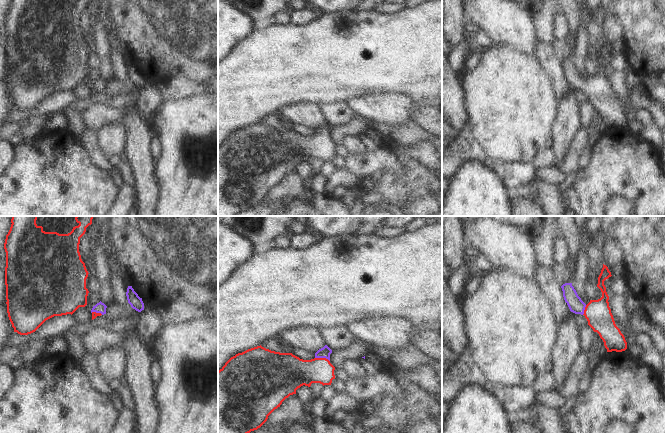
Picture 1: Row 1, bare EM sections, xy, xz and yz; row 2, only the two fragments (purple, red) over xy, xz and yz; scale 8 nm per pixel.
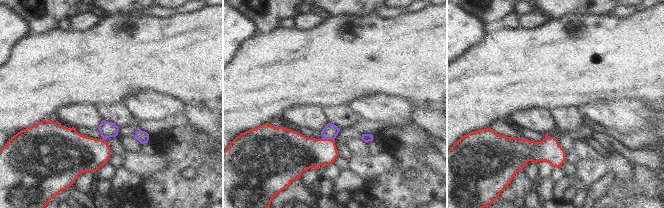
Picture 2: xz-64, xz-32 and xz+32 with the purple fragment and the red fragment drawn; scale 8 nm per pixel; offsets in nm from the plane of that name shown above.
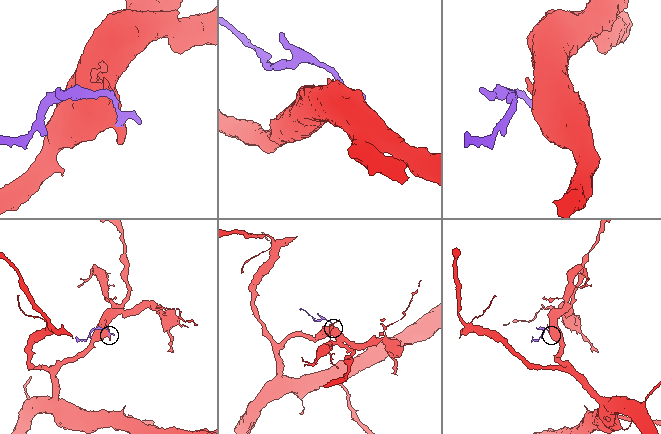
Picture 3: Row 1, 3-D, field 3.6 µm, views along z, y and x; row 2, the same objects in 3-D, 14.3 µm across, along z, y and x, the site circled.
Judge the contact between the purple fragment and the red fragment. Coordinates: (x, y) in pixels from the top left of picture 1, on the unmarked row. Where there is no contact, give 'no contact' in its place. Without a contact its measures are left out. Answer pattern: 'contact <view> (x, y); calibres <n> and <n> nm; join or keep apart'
contact xz (322, 133); calibres 90 and 240 nm; join

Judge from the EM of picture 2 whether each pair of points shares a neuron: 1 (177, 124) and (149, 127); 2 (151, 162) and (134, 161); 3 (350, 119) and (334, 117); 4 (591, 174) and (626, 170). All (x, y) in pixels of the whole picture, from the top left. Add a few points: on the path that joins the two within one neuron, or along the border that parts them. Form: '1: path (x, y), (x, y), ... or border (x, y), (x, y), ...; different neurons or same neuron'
1: path (170, 124), (156, 126); same neuron
2: path (147, 162), (138, 162); same neuron
3: path (346, 118), (338, 117); same neuron
4: path (600, 167), (617, 167); same neuron

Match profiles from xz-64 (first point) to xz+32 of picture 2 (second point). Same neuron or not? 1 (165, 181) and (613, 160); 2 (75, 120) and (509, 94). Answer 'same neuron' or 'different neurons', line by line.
1: different neurons
2: different neurons

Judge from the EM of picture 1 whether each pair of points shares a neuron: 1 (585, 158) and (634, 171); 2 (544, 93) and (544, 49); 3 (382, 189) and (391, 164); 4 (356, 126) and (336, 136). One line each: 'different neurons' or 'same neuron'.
1: different neurons
2: different neurons
3: different neurons
4: same neuron

